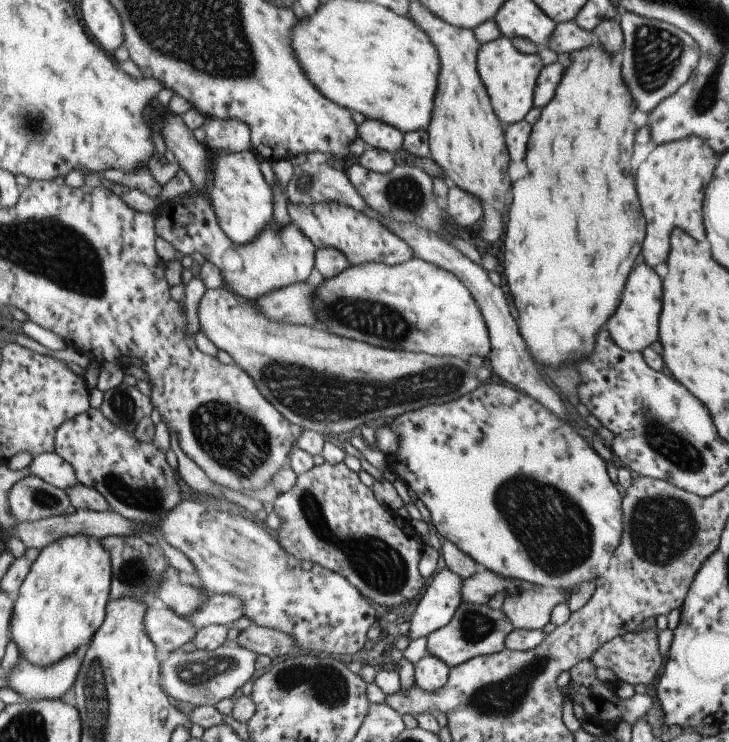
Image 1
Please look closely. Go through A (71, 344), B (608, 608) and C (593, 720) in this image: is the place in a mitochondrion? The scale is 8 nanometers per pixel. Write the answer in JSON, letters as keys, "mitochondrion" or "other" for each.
{"A":"other","B":"other","C":"other"}

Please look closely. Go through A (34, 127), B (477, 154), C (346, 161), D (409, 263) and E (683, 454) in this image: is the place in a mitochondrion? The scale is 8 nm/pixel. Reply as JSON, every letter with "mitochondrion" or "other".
{"A":"mitochondrion","B":"other","C":"other","D":"other","E":"mitochondrion"}

